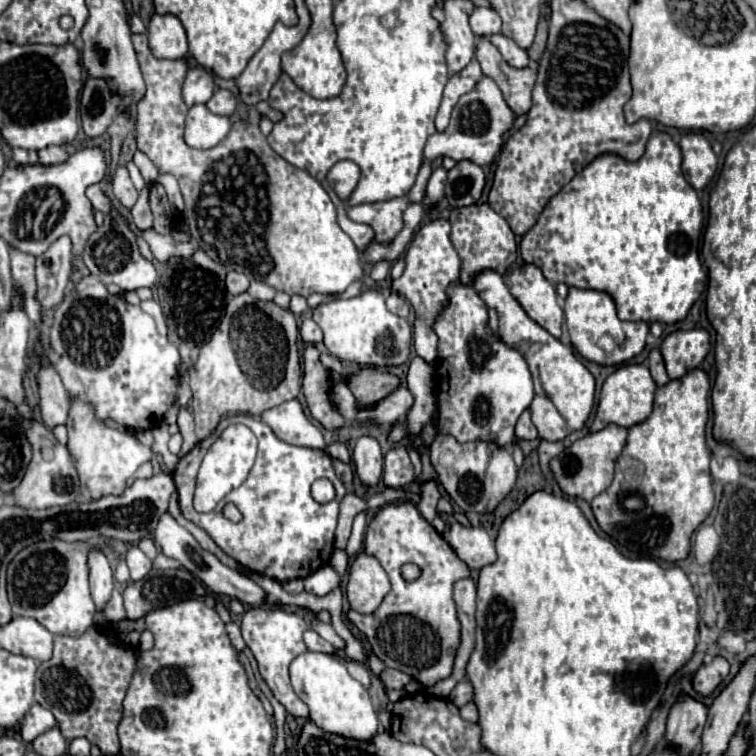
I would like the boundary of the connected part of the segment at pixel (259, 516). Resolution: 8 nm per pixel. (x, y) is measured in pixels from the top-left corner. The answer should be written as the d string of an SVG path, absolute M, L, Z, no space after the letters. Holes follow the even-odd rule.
M252 415L224 417L208 439L200 441L188 455L180 459L174 471L174 483L180 495L182 515L188 521L202 527L222 551L226 551L230 557L234 557L240 565L248 567L250 571L262 573L270 579L288 581L288 579L296 579L300 569L300 577L306 577L308 573L314 573L316 569L326 565L334 551L332 543L338 521L338 505L346 489L334 473L332 457L324 451L290 445L278 439L274 431L258 417ZM228 423L244 423L246 427L252 429L252 433L258 439L258 457L254 461L254 467L250 469L248 479L238 489L230 491L230 495L226 495L226 499L222 499L222 503L218 503L214 511L196 513L192 507L192 497L194 497L198 467L208 447L216 441L216 437L224 431L224 425ZM320 477L332 479L336 487L336 497L330 503L318 503L310 495L310 485ZM226 503L234 503L238 509L244 509L244 519L240 523L230 523L228 519L224 519L222 507Z

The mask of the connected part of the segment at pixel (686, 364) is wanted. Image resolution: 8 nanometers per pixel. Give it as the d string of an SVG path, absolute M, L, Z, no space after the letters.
M706 329L674 331L662 341L660 351L670 379L680 379L704 361L710 351L710 335Z

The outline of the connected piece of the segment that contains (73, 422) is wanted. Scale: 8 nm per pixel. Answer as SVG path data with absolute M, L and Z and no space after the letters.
M70 397L70 423L68 427L68 447L76 459L80 475L80 493L84 499L94 501L102 495L120 495L126 489L126 481L136 473L136 469L152 461L154 451L142 445L132 433L108 427L106 421L94 415L94 405L82 399Z

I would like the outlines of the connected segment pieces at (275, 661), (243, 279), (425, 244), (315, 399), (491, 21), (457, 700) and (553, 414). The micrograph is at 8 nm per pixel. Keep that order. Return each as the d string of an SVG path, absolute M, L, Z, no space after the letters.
M270 605L252 607L242 617L242 637L244 637L246 645L250 647L254 659L258 661L260 675L264 677L268 687L272 689L274 697L288 709L288 713L294 715L294 717L304 717L304 719L308 719L308 707L294 693L294 689L290 685L288 665L292 663L294 657L298 657L298 655L302 655L306 651L306 643L302 639L306 629L308 629L308 623L300 615L288 613L288 611L280 609L280 607L270 607Z
M228 271L228 275L226 275L226 287L228 287L228 291L230 291L232 295L240 295L240 293L248 291L250 281L248 281L248 277L246 277L244 273Z
M436 219L436 221L422 225L406 249L406 269L402 277L392 283L392 291L406 297L416 311L414 349L416 349L416 355L422 357L426 363L436 361L438 337L432 331L432 325L448 301L444 291L450 283L458 279L458 269L460 269L460 259L450 243L450 229L451 225L446 219Z
M306 345L302 391L308 399L308 407L310 407L310 413L314 415L314 419L320 421L326 429L336 429L336 427L344 425L344 417L330 403L328 369L322 367L318 355L320 353L314 345Z
M476 7L476 11L470 15L470 27L472 27L476 37L490 37L494 33L500 33L502 19L492 9Z
M462 679L462 681L452 689L452 693L450 693L450 701L452 701L454 705L458 705L458 707L470 703L472 697L474 697L474 687L472 687L472 683L470 683L468 679Z
M534 397L530 405L532 423L538 429L540 439L544 441L562 441L570 431L558 409L552 405L548 397Z

